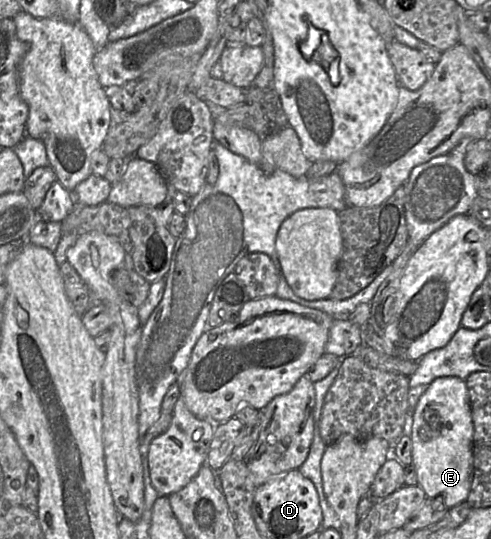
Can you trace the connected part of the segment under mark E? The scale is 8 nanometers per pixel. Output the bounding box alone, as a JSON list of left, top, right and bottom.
[412,376,473,509]

